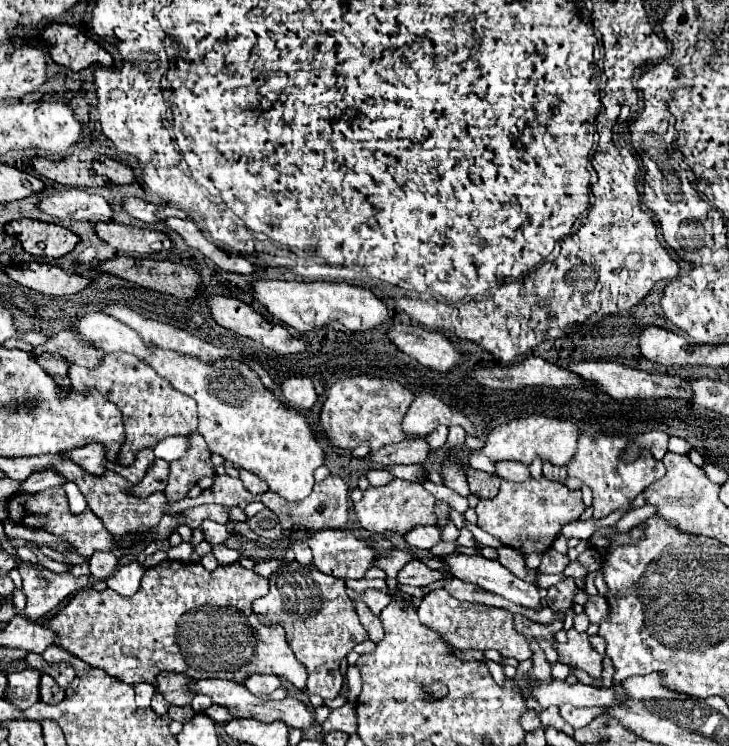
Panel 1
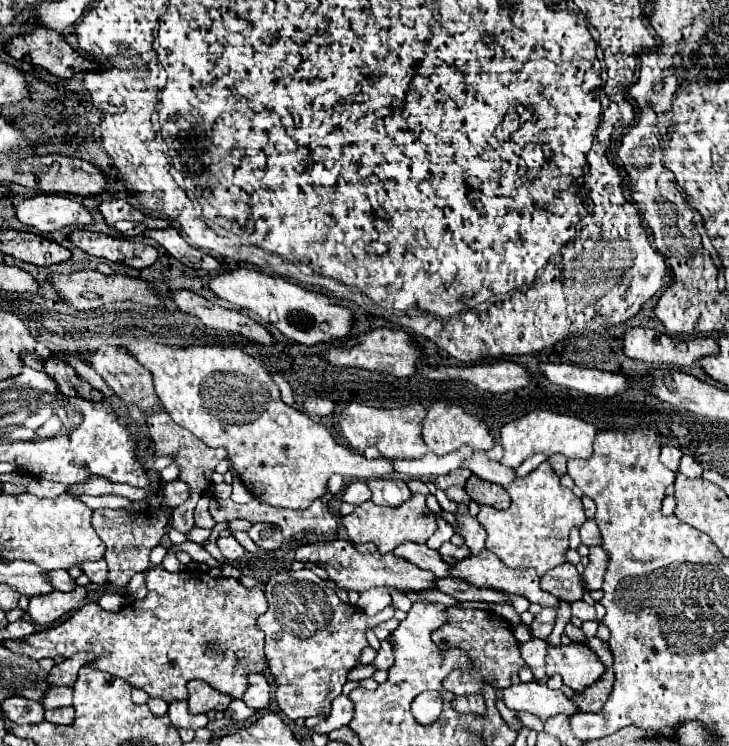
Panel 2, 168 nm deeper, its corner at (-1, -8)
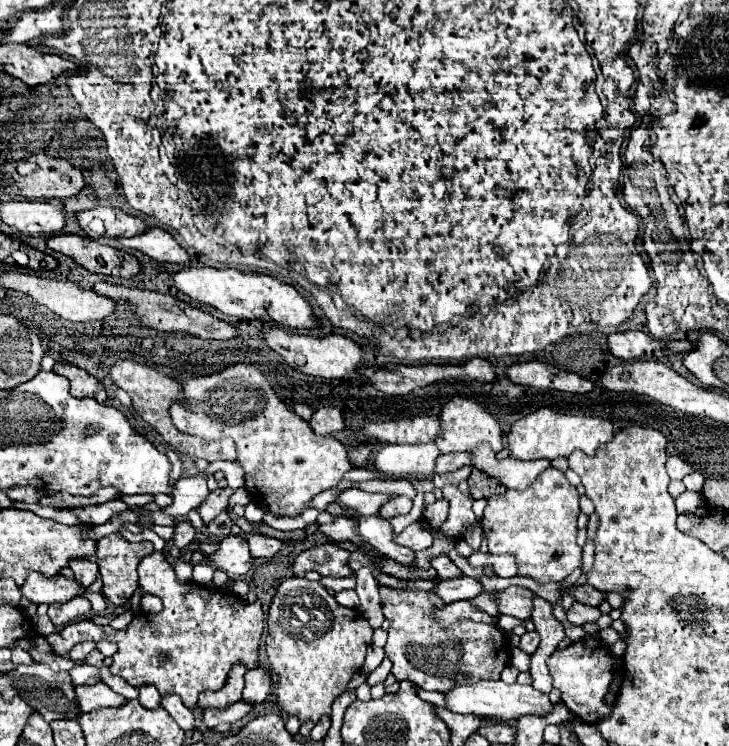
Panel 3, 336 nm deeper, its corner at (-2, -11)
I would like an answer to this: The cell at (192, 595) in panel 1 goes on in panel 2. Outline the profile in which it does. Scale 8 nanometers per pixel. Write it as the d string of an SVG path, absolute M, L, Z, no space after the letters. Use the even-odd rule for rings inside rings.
M161 565L145 571L145 585L149 591L147 597L125 605L117 613L107 613L97 603L87 603L61 625L37 631L23 641L7 639L3 641L3 647L29 655L35 661L45 657L53 659L57 655L71 657L79 651L95 653L91 667L121 677L129 685L143 689L151 697L161 697L167 703L175 699L187 699L185 687L191 679L203 679L213 689L241 699L243 691L247 689L247 673L263 673L267 667L263 655L263 633L257 627L257 617L267 611L265 593L259 587L245 589L237 579L231 577L211 577L203 571L169 573Z

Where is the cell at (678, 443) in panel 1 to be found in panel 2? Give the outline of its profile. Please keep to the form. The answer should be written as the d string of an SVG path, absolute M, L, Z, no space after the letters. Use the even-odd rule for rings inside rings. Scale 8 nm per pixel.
M685 455L685 457L681 459L681 467L679 467L679 471L683 471L685 477L691 477L691 479L701 477L701 473L703 473L701 465L699 465L693 457L689 457L689 455Z

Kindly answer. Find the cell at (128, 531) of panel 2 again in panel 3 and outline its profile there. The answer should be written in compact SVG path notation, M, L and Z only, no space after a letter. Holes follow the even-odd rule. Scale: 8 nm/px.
M108 534L98 540L96 562L104 580L102 594L122 606L138 588L136 566L140 560L154 552L152 542L128 542L122 534Z

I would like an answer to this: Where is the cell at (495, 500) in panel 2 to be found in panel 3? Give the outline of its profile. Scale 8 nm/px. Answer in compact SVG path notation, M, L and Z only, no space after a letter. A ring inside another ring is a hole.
M472 470L472 474L468 476L468 486L470 486L472 498L490 498L506 490L498 480L490 478L482 470Z

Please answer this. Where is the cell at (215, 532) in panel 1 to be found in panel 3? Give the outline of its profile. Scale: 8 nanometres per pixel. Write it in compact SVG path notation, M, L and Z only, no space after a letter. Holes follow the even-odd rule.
M240 534L226 536L220 542L220 548L210 556L210 562L232 578L244 576L252 566L252 556L250 556L246 538Z

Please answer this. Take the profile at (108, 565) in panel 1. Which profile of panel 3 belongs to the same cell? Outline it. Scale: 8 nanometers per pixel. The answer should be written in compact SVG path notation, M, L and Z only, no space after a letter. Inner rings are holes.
M72 560L70 568L72 568L72 572L74 572L76 582L78 582L82 588L88 588L88 586L100 576L98 566L96 566L94 560Z

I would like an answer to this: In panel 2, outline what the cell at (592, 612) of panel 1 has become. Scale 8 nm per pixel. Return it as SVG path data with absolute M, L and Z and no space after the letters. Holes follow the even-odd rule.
M575 601L571 605L571 609L573 609L573 615L579 617L581 621L595 621L595 607L593 605L589 605L585 601Z

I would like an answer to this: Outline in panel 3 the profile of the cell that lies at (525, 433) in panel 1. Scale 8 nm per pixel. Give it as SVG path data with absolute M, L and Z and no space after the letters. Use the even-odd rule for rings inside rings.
M540 408L526 418L518 420L508 434L508 448L510 454L518 460L538 460L548 458L554 460L558 456L570 456L574 450L582 450L584 454L592 456L596 448L608 440L612 440L614 428L604 418L594 416L572 416L572 414L558 414L550 408Z

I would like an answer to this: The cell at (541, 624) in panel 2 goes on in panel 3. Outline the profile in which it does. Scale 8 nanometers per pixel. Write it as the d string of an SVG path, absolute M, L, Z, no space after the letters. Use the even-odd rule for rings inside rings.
M532 630L532 632L526 632L526 634L520 638L520 648L522 648L524 652L532 654L532 652L536 650L536 644L538 644L538 642L540 642L540 636L538 636L536 630Z

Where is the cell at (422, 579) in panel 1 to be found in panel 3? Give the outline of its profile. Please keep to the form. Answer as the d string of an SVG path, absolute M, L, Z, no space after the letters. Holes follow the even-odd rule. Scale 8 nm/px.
M510 586L502 592L494 592L494 602L498 604L500 614L510 614L514 618L530 618L532 612L532 590Z

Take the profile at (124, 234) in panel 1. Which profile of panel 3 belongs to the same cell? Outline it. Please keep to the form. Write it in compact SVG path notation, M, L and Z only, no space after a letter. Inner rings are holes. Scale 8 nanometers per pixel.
M78 234L52 236L48 240L48 246L56 252L70 256L88 272L100 272L116 278L132 278L134 274L140 272L140 262L136 256L112 246L102 246Z

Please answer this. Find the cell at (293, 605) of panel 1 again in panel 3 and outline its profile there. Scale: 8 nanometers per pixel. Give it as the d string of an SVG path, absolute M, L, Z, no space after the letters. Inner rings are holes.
M292 576L276 588L266 624L266 654L278 674L278 706L300 722L318 722L322 716L330 716L334 698L362 668L366 648L372 644L374 630L366 616L356 608L340 606L320 582Z

